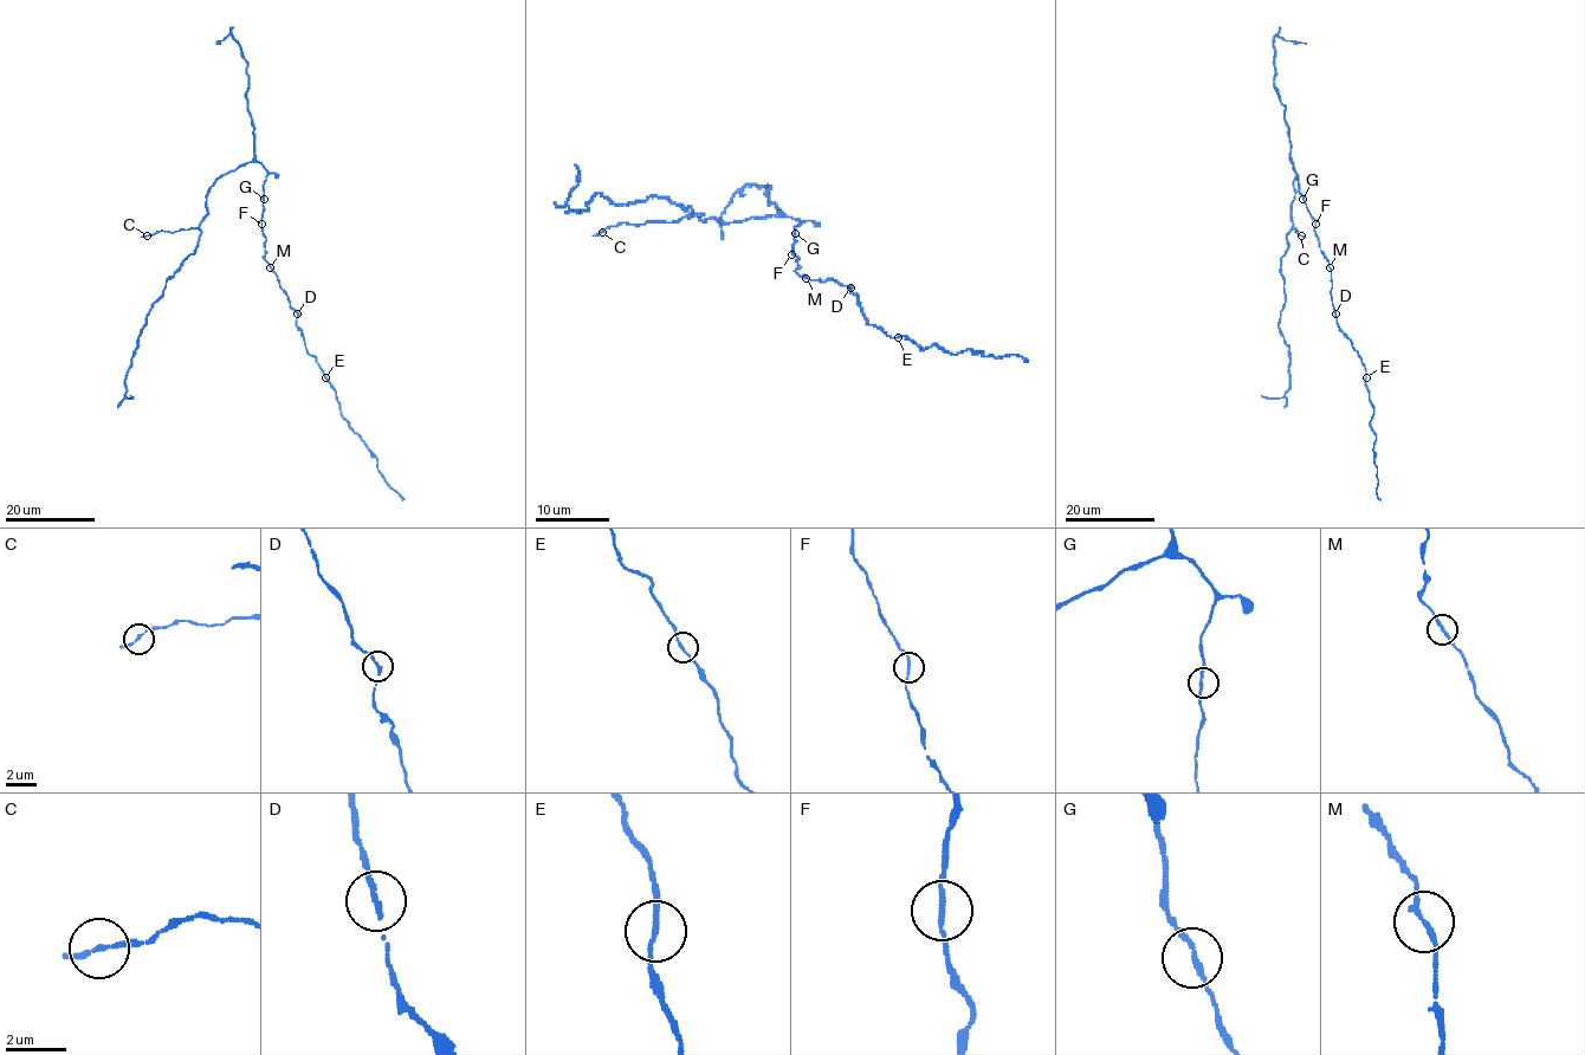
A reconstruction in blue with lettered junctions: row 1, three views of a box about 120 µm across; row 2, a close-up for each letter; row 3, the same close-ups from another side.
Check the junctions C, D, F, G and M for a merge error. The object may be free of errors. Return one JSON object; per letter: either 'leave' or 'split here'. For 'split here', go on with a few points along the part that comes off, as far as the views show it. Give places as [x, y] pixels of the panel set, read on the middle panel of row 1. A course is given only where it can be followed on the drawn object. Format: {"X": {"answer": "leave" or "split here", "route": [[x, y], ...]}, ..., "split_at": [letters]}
{"C": {"answer": "leave"}, "D": {"answer": "leave"}, "F": {"answer": "leave"}, "G": {"answer": "leave"}, "M": {"answer": "leave"}, "split_at": []}

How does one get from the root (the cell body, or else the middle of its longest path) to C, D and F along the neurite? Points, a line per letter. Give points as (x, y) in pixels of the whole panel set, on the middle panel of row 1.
C: (794, 235), (801, 222), (787, 215), (736, 222), (693, 215), (671, 222), (621, 222), (602, 232)
D: (794, 235), (791, 254), (800, 259), (795, 271), (801, 277), (820, 282), (834, 280), (852, 287)
F: (794, 235), (791, 254)

